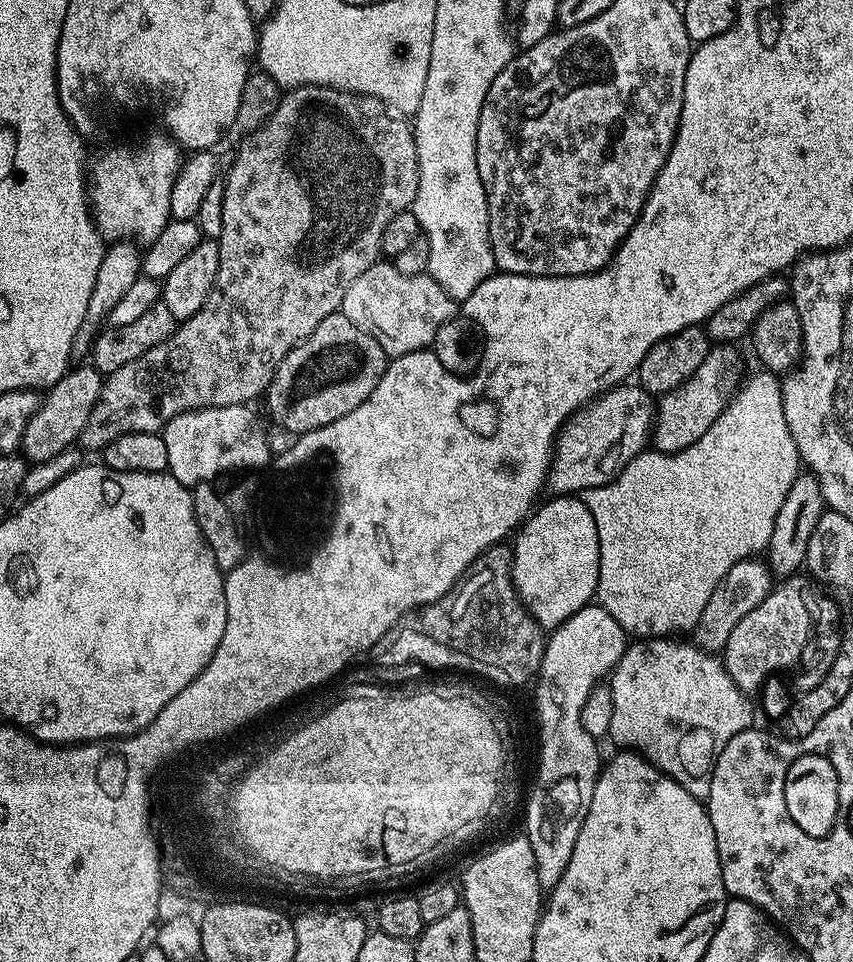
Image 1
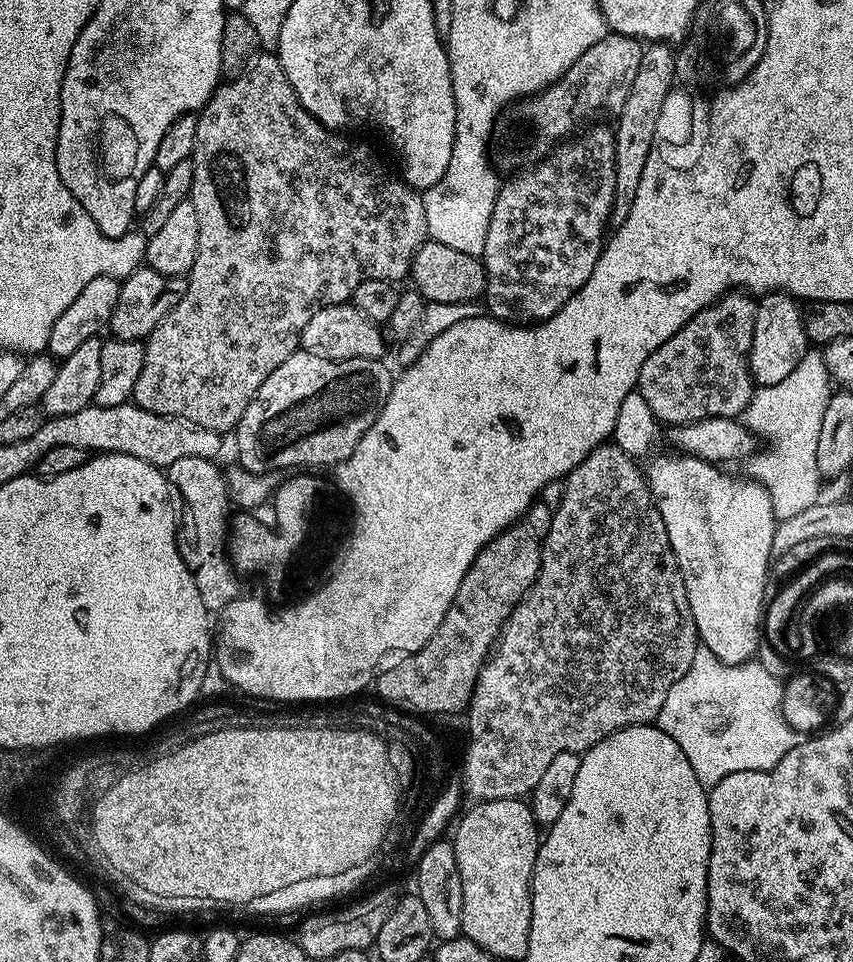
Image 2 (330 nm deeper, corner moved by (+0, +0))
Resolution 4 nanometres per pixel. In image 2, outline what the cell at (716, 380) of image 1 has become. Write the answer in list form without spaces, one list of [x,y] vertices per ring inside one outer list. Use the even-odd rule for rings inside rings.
[[[766,292],[756,300],[756,313],[754,314],[754,342],[750,342],[750,354],[748,355],[748,369],[752,371],[753,381],[757,385],[782,382],[798,362],[808,352],[810,341],[804,329],[804,312],[802,304],[797,297],[789,296],[786,292]]]

